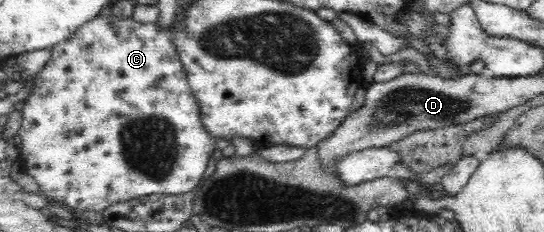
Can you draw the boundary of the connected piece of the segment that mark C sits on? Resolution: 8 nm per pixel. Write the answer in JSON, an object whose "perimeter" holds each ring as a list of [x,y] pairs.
{"perimeter":[[[96,16],[79,27],[67,40],[55,45],[51,52],[47,67],[44,67],[44,71],[36,79],[38,85],[33,87],[33,92],[25,101],[22,110],[23,121],[17,133],[21,137],[21,152],[18,159],[25,165],[28,175],[40,186],[43,195],[80,212],[104,212],[104,209],[113,203],[130,201],[142,196],[154,197],[156,194],[178,195],[188,193],[198,186],[200,179],[203,179],[206,163],[214,151],[216,141],[212,140],[212,136],[200,122],[200,108],[188,89],[186,71],[180,64],[176,48],[172,46],[169,30],[161,29],[155,23],[140,24],[131,17],[116,19],[112,16]]]}

